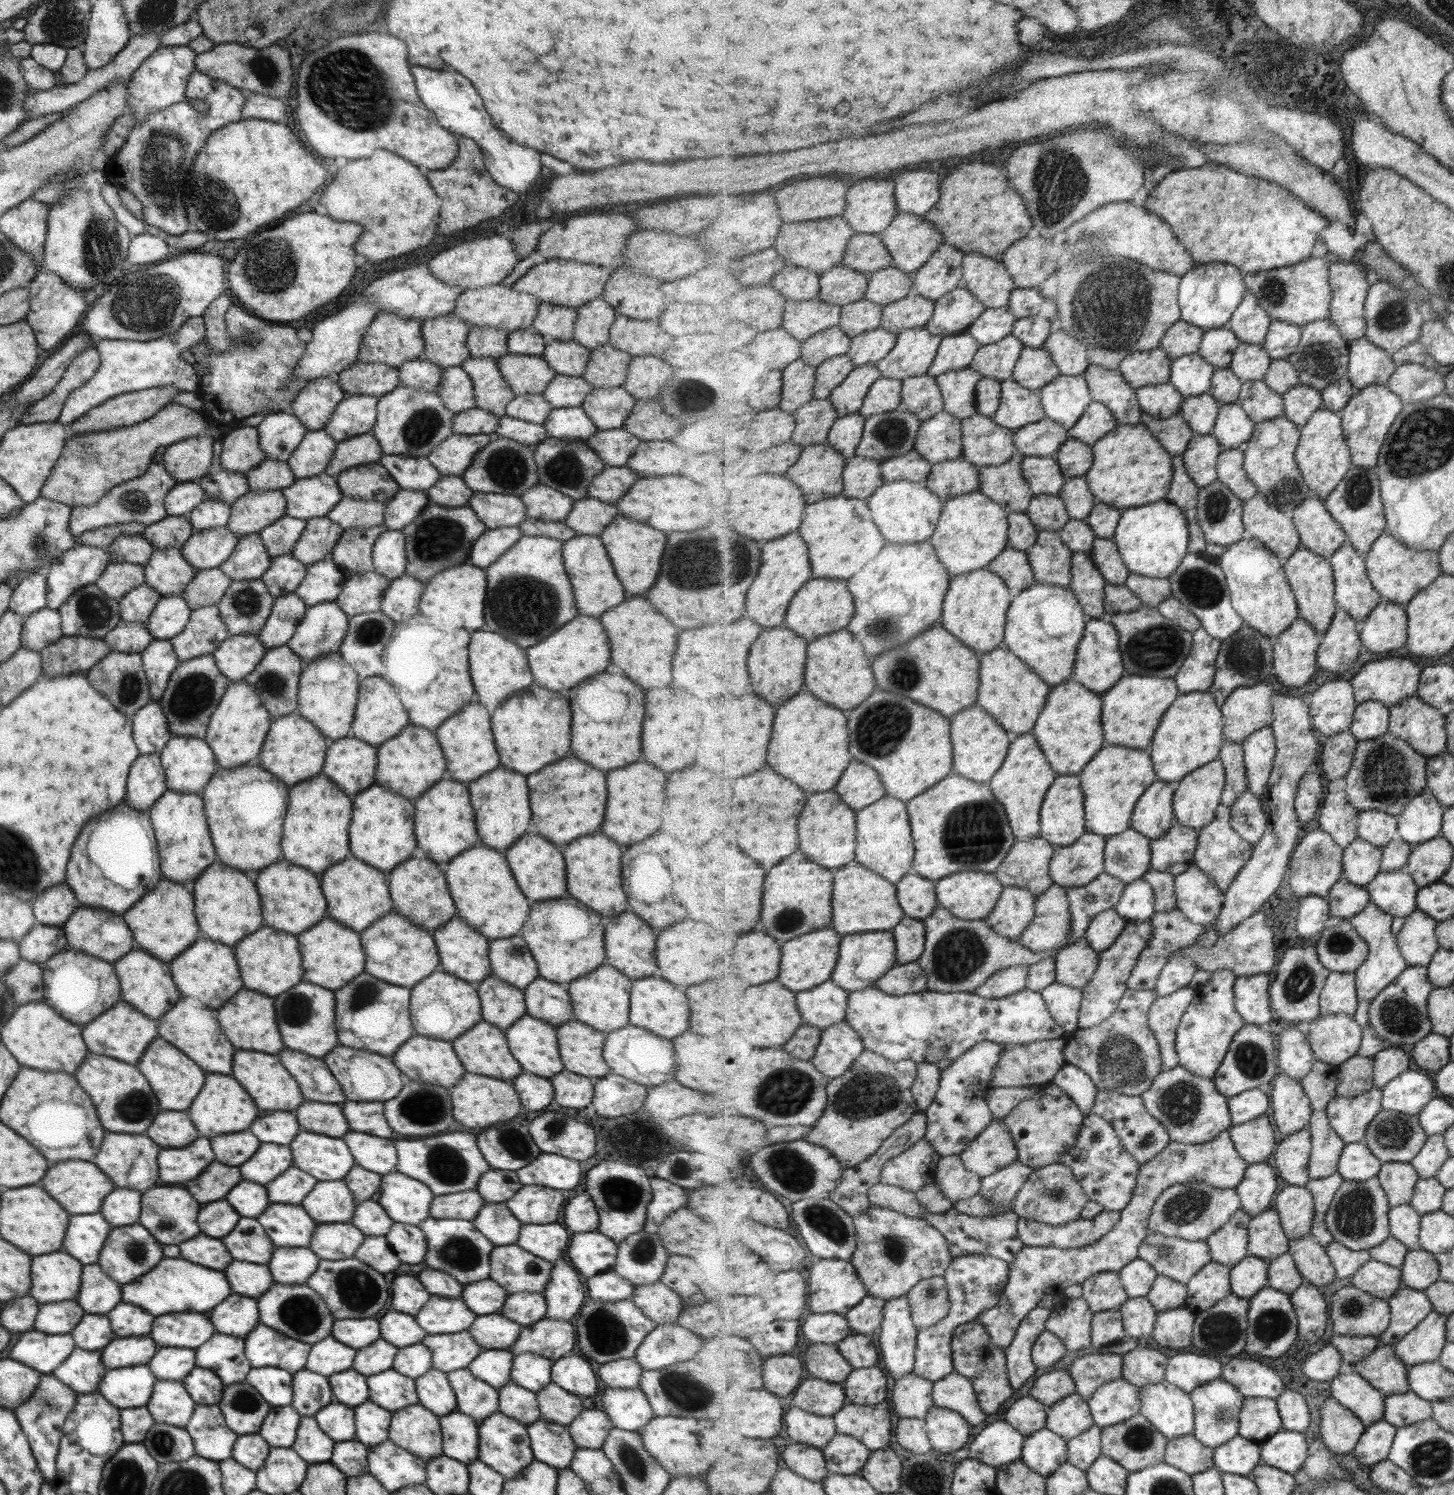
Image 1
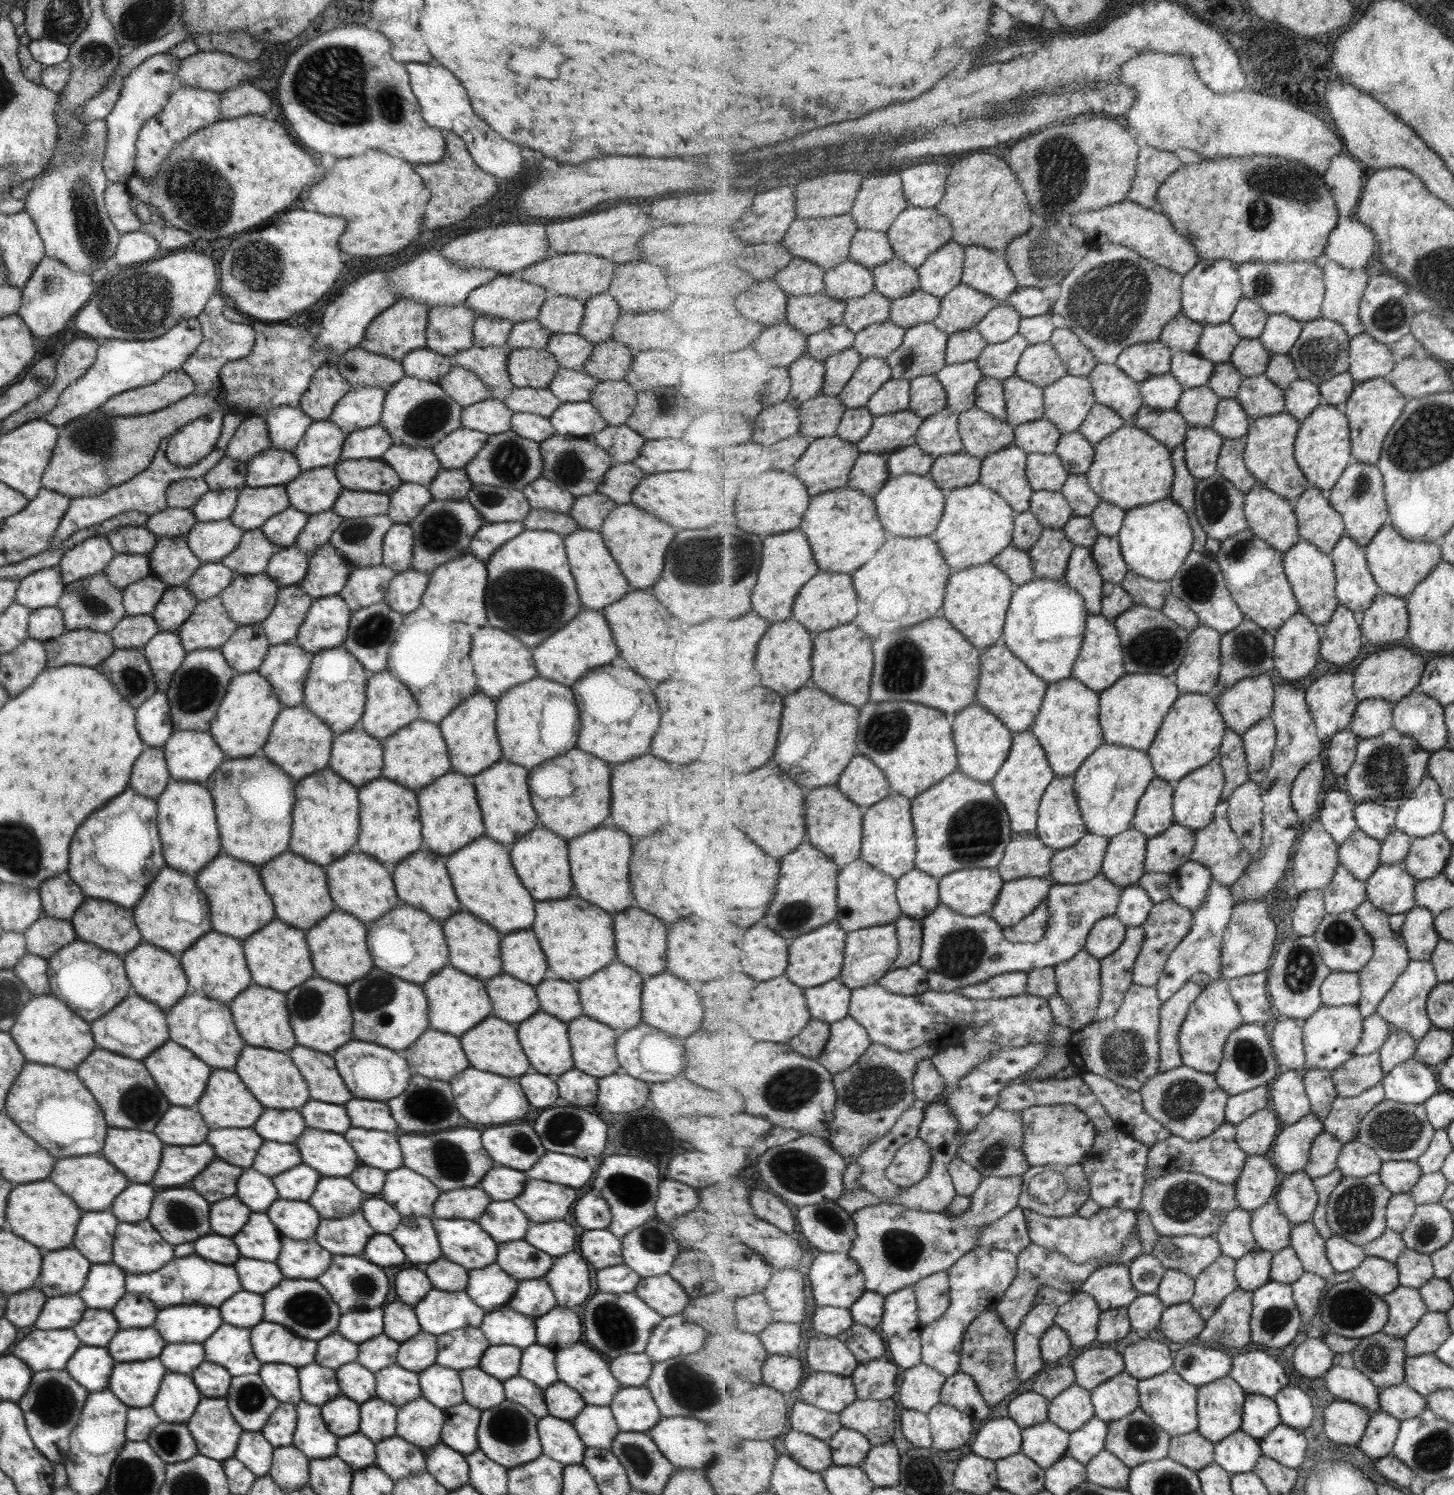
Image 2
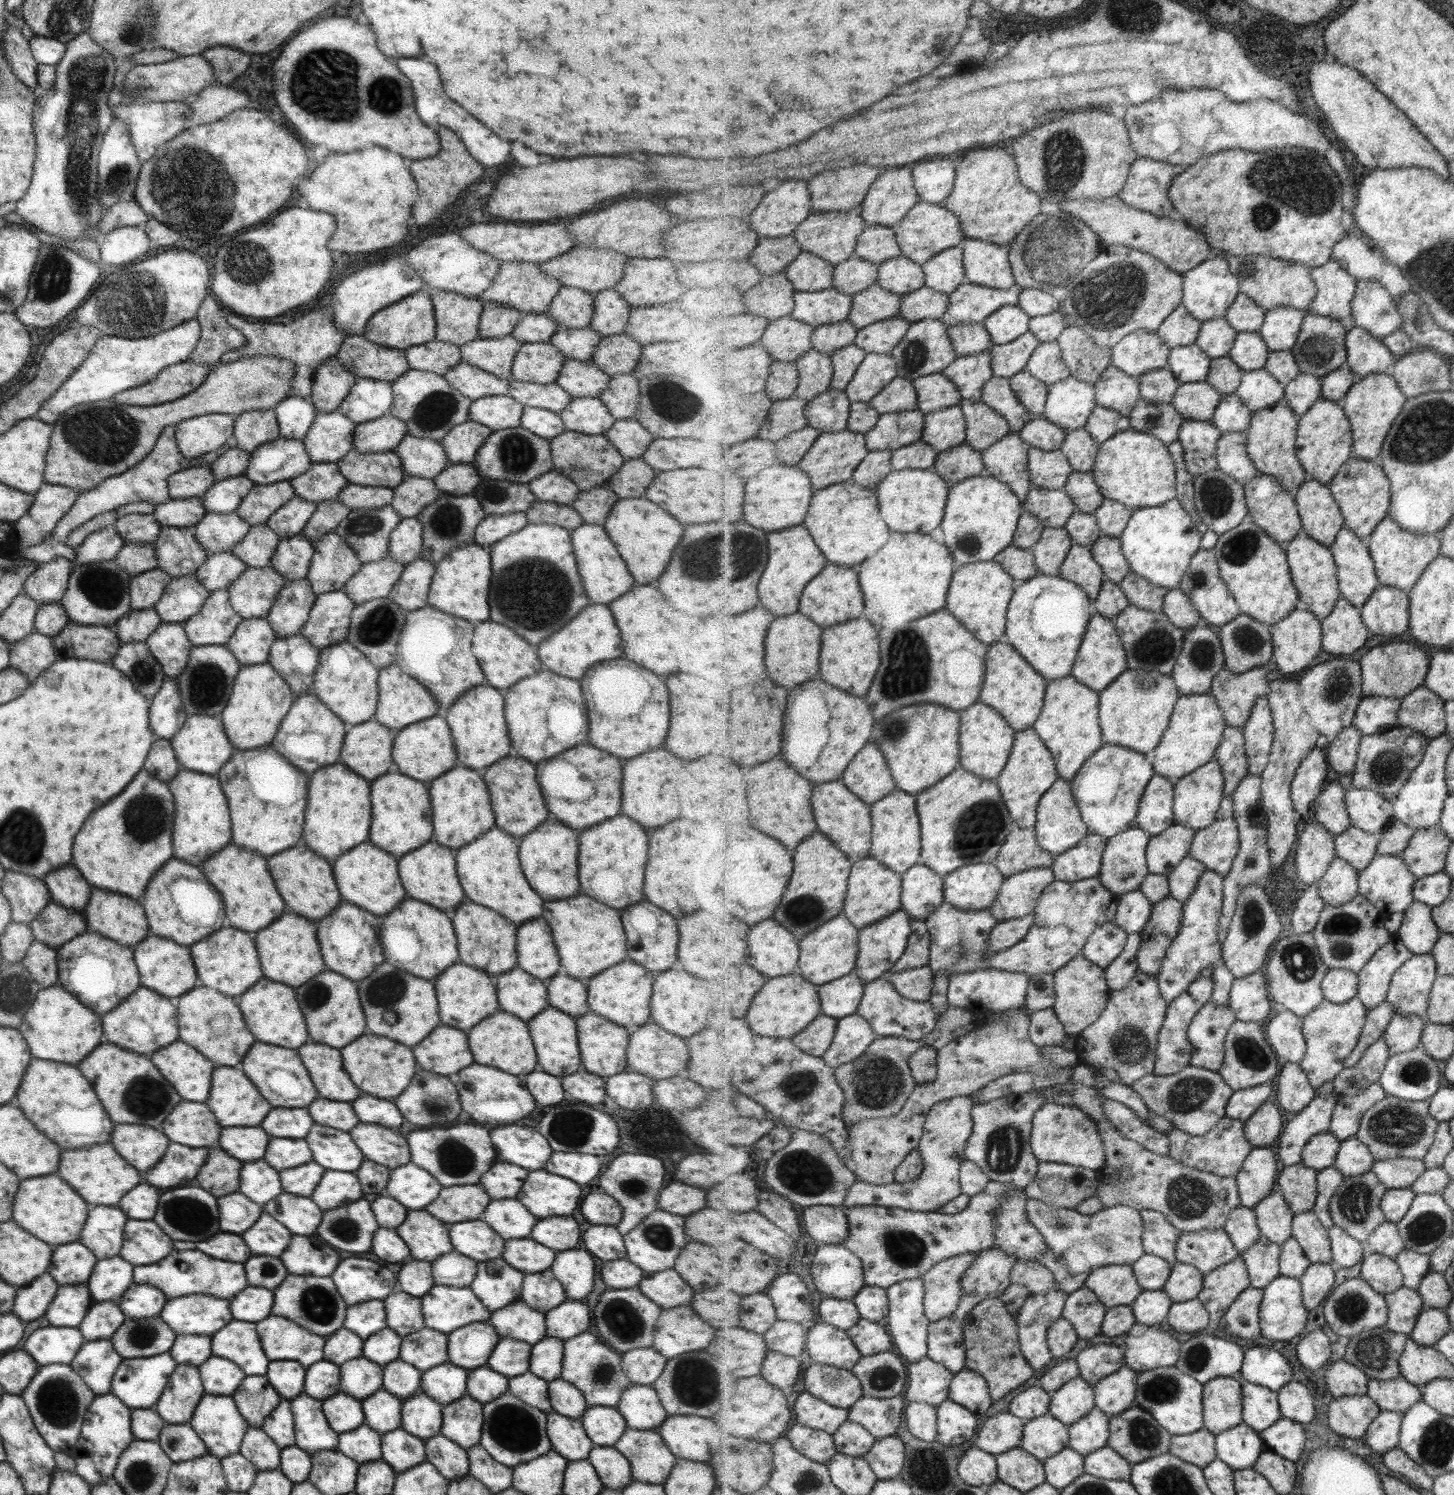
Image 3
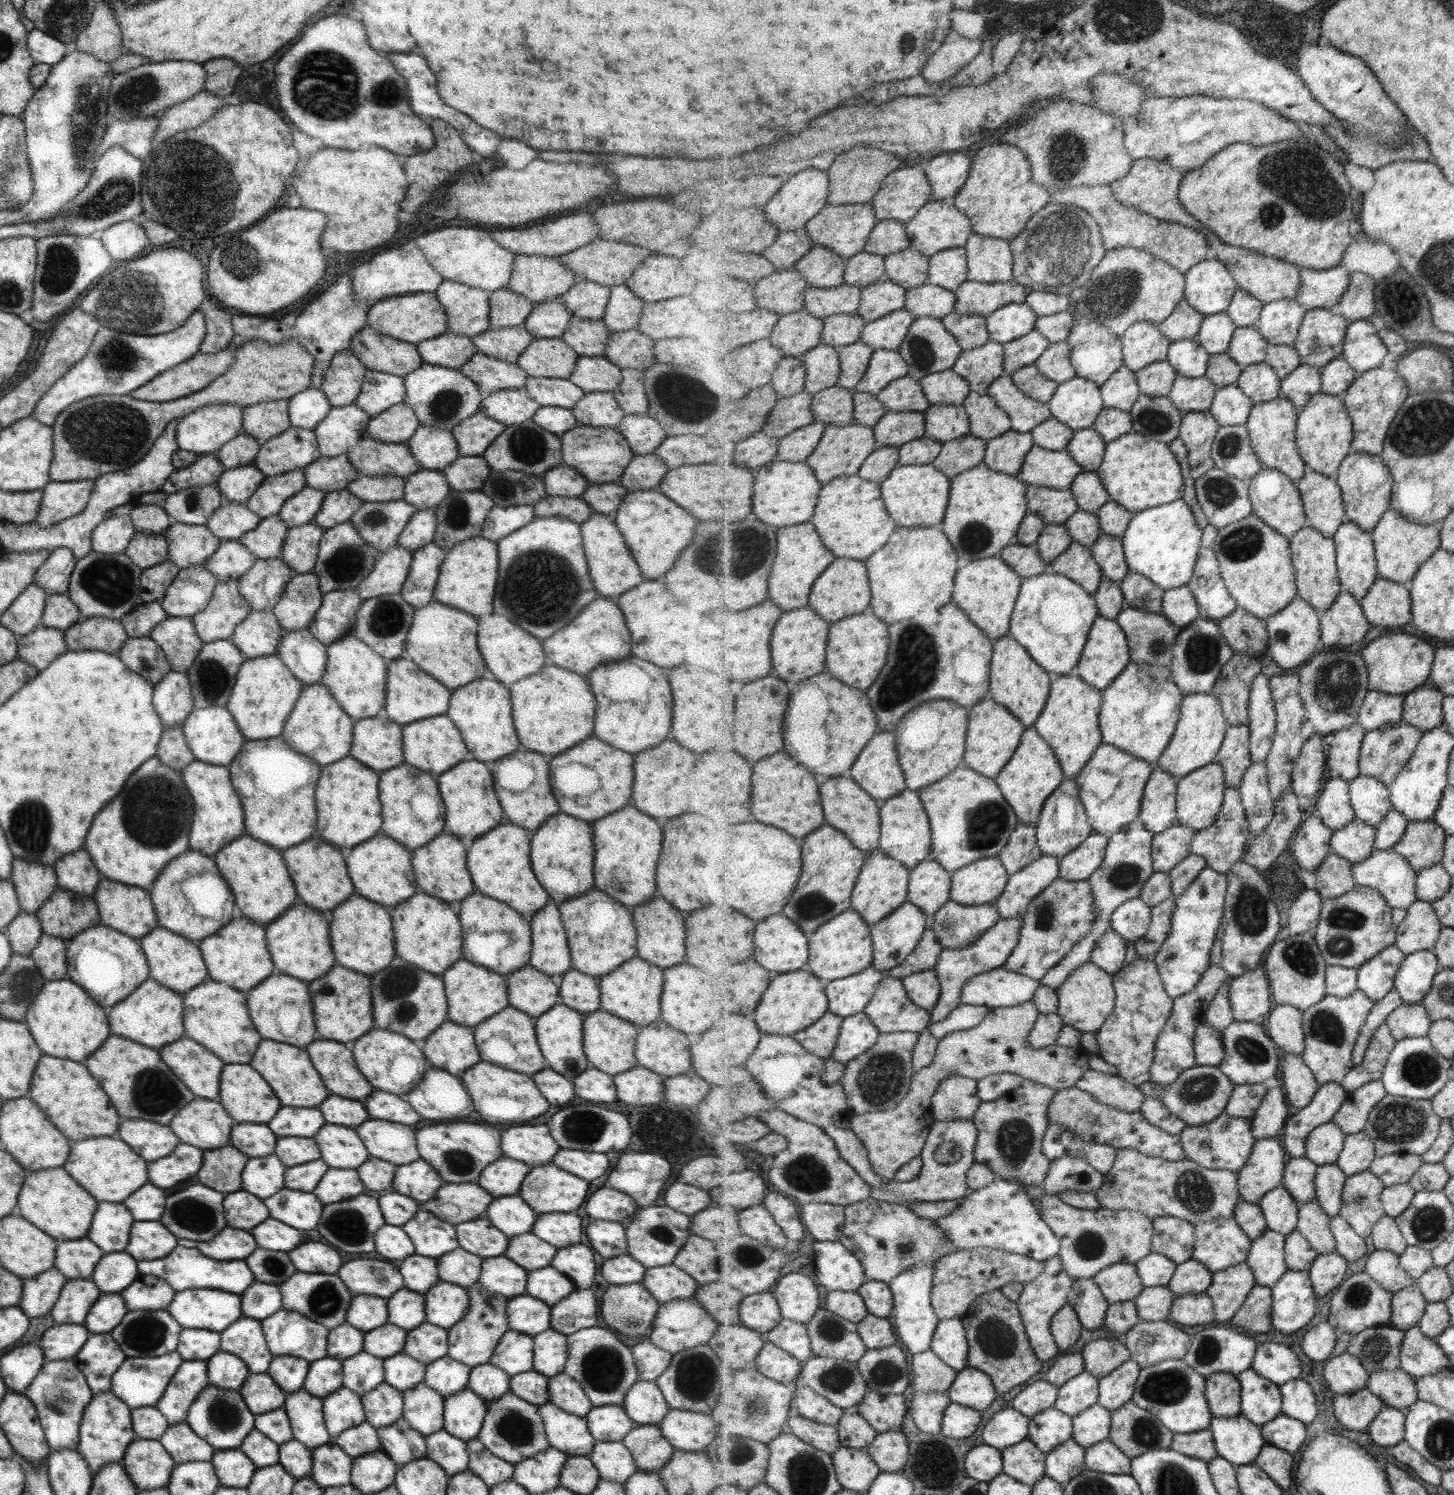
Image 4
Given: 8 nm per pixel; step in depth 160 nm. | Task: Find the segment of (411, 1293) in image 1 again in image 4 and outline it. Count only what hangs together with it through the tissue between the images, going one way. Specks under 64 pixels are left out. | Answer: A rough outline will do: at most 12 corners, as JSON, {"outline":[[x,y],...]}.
{"outline":[[435,1258],[398,1262],[403,1287],[423,1294],[439,1281]]}

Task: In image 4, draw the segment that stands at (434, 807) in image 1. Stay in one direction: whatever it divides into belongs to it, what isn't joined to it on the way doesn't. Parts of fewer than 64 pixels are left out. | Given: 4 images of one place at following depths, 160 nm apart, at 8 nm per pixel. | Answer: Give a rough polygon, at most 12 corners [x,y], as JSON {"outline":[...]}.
{"outline":[[485,763],[435,779],[444,832],[467,850],[505,821]]}

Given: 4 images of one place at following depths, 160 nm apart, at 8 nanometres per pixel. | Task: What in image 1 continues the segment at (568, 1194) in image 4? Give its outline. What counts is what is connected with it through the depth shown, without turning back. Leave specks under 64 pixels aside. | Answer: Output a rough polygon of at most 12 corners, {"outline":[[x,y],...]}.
{"outline":[[522,1185],[504,1204],[522,1225],[555,1223],[565,1192]]}

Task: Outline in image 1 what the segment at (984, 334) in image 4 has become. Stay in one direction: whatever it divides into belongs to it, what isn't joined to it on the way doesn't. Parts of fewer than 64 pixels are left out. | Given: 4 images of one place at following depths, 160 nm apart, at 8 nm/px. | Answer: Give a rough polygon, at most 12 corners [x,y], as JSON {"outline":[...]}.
{"outline":[[967,332],[944,337],[928,375],[969,368],[982,345]]}

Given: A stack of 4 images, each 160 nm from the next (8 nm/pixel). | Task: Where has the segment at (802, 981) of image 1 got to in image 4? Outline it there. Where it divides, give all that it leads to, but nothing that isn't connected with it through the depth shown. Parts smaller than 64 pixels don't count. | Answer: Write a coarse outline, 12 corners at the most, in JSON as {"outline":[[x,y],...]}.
{"outline":[[854,908],[809,935],[808,969],[834,981],[874,961],[874,937]]}

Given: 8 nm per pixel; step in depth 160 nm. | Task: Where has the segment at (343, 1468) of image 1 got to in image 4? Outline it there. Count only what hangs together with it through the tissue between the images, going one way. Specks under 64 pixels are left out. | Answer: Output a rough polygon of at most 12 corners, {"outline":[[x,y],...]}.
{"outline":[[367,1421],[343,1430],[333,1443],[352,1459],[380,1451]]}

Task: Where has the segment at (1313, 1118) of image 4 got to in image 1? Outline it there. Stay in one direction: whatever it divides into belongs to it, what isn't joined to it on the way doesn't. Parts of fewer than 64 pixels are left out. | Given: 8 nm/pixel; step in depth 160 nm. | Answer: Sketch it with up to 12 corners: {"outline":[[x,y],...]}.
{"outline":[[1312,1135],[1281,1138],[1274,1161],[1288,1184],[1306,1186]]}

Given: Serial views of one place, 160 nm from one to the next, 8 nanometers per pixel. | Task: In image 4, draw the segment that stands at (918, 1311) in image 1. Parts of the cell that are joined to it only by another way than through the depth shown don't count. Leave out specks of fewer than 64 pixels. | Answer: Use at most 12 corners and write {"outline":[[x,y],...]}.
{"outline":[[979,1247],[934,1270],[940,1320],[963,1317],[982,1294],[1034,1281],[1048,1261]]}

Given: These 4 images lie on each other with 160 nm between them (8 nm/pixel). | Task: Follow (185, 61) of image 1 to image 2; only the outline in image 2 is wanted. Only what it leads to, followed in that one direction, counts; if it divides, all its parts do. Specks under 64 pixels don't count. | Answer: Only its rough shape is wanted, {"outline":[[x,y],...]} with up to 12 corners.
{"outline":[[180,58],[142,60],[103,120],[109,183],[133,173],[135,141],[176,87]]}

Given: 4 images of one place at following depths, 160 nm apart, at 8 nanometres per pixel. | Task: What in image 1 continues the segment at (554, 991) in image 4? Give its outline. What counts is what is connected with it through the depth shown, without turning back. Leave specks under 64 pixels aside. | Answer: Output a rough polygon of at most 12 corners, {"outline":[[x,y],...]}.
{"outline":[[485,977],[482,1020],[504,1031],[526,1013],[522,991]]}

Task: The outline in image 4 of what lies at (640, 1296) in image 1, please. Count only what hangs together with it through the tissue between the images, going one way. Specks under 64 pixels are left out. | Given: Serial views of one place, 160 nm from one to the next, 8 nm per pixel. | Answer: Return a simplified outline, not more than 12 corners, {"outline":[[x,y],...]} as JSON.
{"outline":[[669,1265],[646,1268],[640,1283],[659,1304],[698,1287]]}

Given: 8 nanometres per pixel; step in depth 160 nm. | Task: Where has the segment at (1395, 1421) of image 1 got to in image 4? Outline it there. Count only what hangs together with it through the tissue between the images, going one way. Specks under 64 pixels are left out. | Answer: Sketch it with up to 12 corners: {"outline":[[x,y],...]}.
{"outline":[[1400,1367],[1370,1373],[1368,1389],[1388,1406],[1417,1402],[1414,1375]]}

